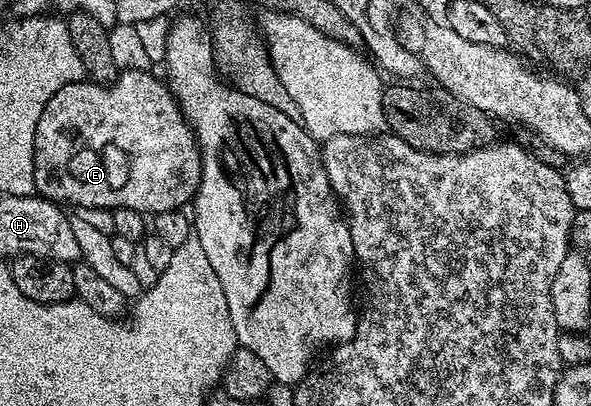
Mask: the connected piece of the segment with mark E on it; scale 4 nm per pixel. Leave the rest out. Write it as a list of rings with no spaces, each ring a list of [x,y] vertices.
[[[124,69],[119,72],[113,81],[98,85],[89,79],[83,79],[72,83],[68,87],[61,87],[56,95],[52,95],[47,106],[40,115],[40,123],[36,123],[36,143],[35,143],[35,187],[37,196],[46,197],[55,203],[63,206],[78,205],[79,210],[84,209],[133,209],[143,215],[153,215],[160,211],[172,211],[189,206],[194,199],[194,193],[198,189],[200,175],[202,174],[202,164],[200,163],[200,151],[198,150],[198,140],[194,137],[194,132],[186,122],[186,116],[182,113],[174,94],[171,93],[169,84],[161,76],[153,77],[152,72],[145,69]]]

